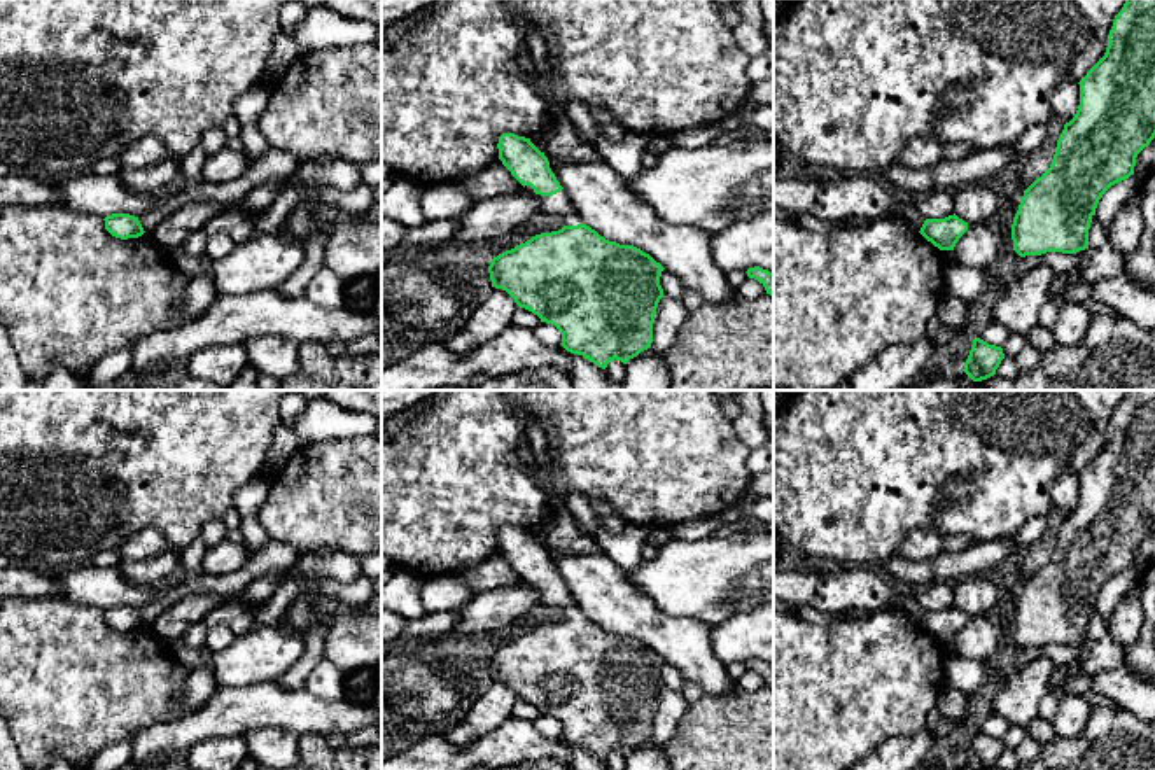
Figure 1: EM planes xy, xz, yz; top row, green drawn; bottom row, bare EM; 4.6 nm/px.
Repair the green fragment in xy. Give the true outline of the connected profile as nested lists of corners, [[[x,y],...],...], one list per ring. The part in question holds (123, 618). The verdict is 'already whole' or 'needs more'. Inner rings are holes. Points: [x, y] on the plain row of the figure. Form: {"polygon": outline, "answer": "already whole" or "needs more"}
{"polygon": [[[112,606],[112,607],[107,607],[103,612],[105,612],[105,621],[112,628],[121,632],[138,630],[145,625],[138,609],[130,606]]], "answer": "already whole"}

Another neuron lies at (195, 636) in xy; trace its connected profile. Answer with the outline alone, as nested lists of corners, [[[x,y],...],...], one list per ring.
[[[198,621],[186,630],[180,642],[187,648],[201,648],[206,642],[206,634],[208,626],[205,625],[205,621]]]

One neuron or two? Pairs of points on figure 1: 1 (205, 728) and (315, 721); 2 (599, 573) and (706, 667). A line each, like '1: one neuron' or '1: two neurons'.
1: one neuron
2: one neuron

